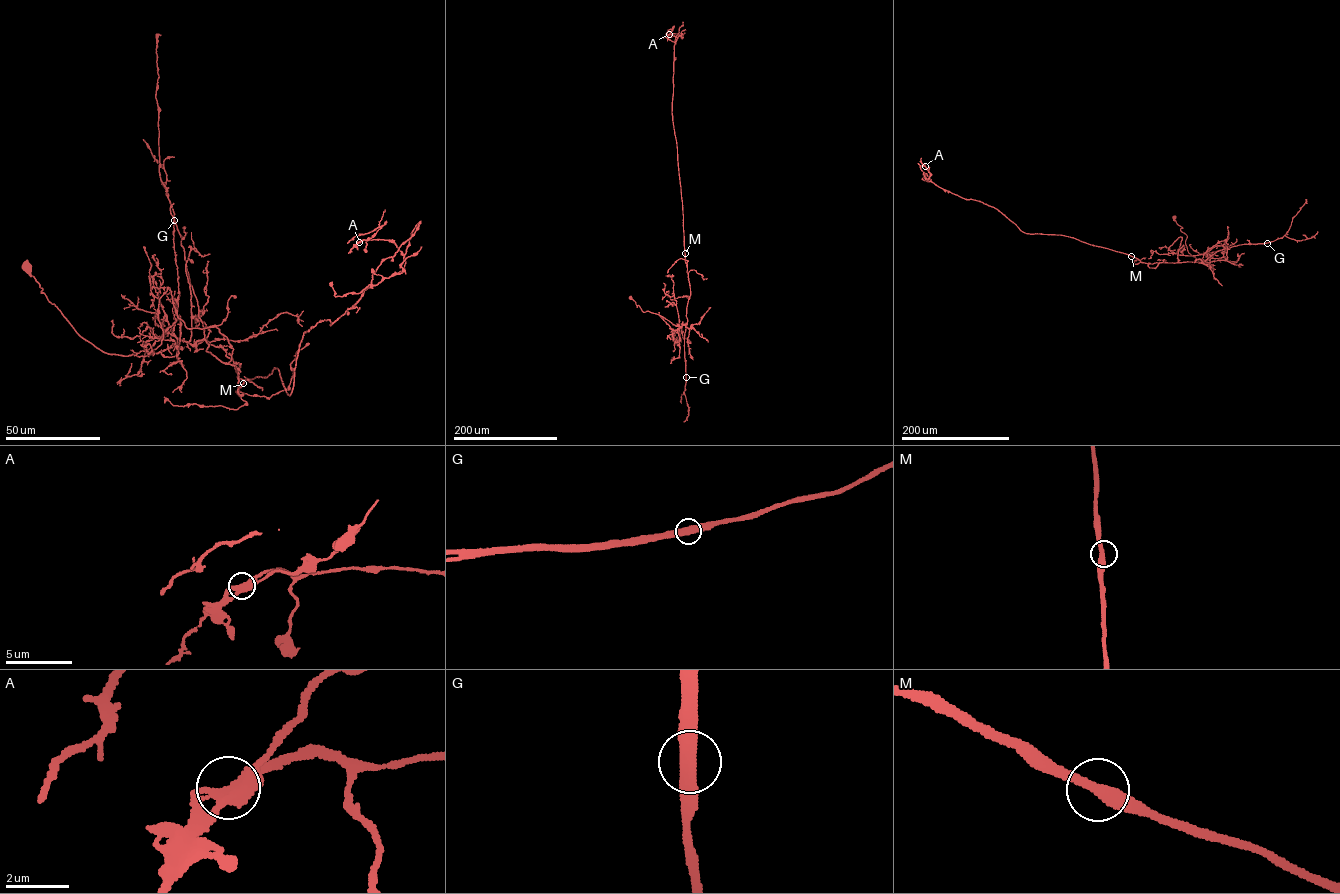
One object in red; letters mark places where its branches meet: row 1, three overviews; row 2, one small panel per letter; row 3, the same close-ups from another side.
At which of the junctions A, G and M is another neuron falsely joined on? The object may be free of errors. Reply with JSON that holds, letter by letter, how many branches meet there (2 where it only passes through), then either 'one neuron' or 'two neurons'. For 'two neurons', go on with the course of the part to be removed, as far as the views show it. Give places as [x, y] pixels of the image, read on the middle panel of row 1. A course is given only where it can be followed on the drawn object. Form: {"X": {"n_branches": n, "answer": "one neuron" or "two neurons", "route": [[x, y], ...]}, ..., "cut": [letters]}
{"A": {"n_branches": 2, "answer": "one neuron"}, "G": {"n_branches": 2, "answer": "two neurons", "route": [[686, 377], [685, 359]]}, "M": {"n_branches": 2, "answer": "one neuron"}, "cut": ["G"]}

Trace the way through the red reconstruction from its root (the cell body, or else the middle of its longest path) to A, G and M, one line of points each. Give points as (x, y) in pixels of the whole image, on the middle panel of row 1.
A: (630, 298), (643, 312), (680, 328), (687, 324), (690, 290), (672, 111), (674, 46), (683, 37), (669, 34)
G: (630, 298), (643, 312), (658, 314), (680, 328), (687, 324), (684, 339), (686, 377)
M: (630, 298), (643, 312), (658, 314), (680, 328), (686, 324), (690, 293), (685, 253)

